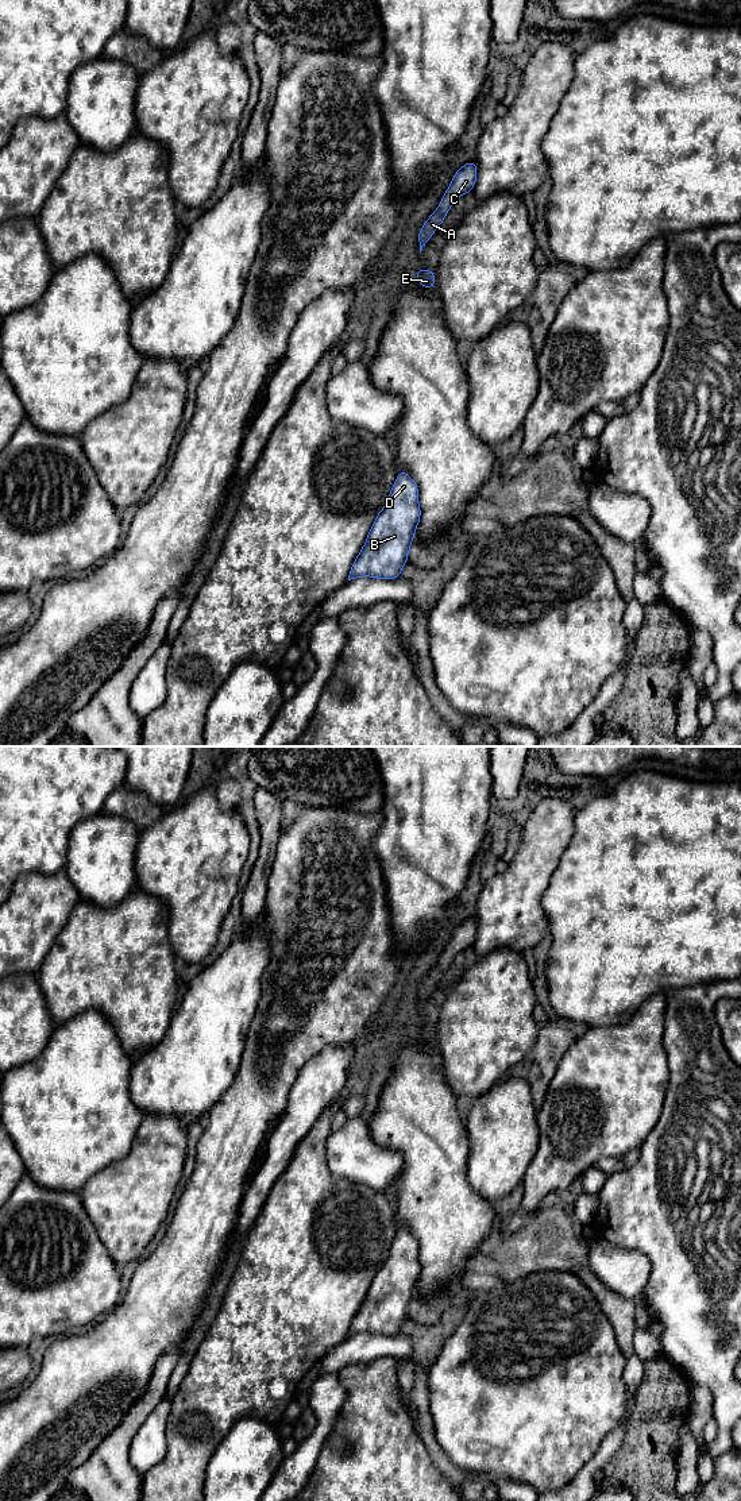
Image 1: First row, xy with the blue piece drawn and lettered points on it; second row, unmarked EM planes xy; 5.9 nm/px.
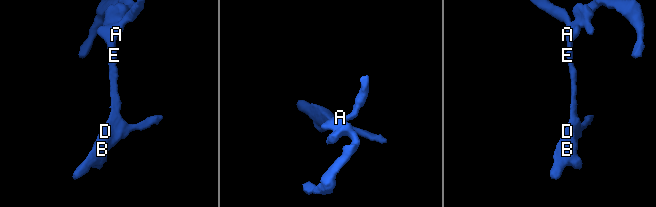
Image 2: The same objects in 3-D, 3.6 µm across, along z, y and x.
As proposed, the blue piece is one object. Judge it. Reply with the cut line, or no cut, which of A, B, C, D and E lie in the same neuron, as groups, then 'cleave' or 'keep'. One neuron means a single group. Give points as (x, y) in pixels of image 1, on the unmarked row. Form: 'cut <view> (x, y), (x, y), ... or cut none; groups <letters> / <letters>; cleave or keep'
cut none; groups A B C D E; keep

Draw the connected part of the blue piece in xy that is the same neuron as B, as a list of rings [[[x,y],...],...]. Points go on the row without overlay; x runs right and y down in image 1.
[[[400,1227],[387,1253],[386,1261],[378,1269],[367,1296],[351,1321],[348,1336],[360,1332],[377,1335],[397,1335],[408,1317],[414,1288],[420,1278],[418,1242],[405,1227]]]

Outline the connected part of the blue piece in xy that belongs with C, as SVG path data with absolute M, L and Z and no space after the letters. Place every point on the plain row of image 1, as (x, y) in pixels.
M471 917L463 921L456 927L437 965L431 971L431 973L427 977L424 977L422 984L417 992L417 998L420 1000L420 1008L422 1003L429 998L433 988L441 981L443 975L449 968L454 956L471 948L475 938L476 938L476 918Z

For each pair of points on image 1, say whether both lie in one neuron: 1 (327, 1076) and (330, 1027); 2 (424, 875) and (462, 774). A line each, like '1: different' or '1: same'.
1: different
2: same

